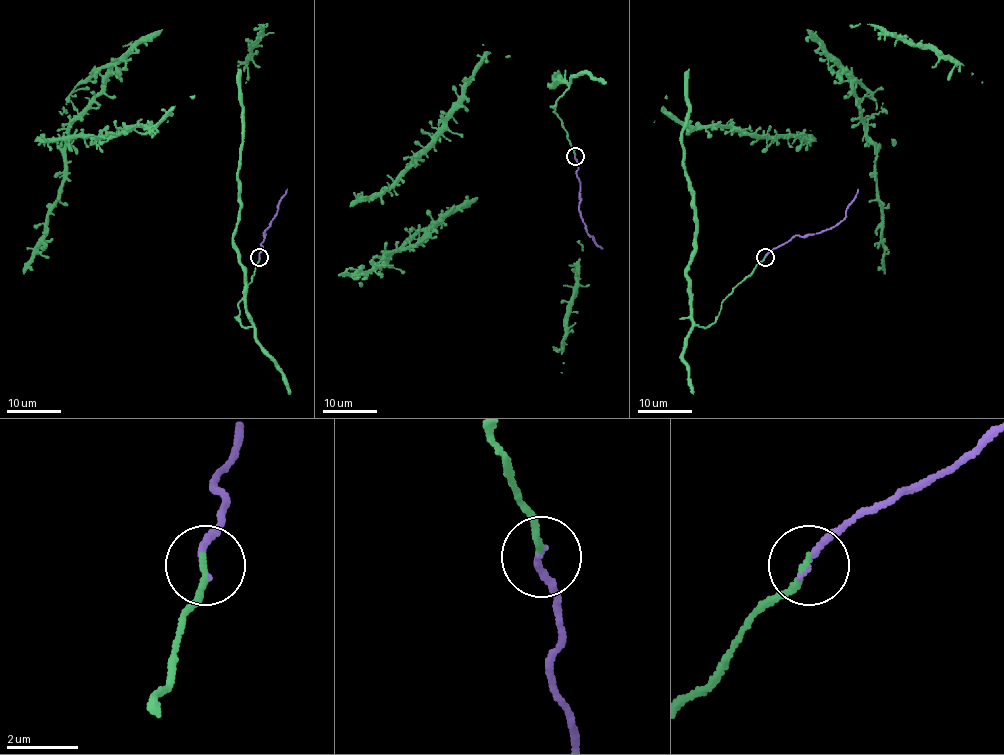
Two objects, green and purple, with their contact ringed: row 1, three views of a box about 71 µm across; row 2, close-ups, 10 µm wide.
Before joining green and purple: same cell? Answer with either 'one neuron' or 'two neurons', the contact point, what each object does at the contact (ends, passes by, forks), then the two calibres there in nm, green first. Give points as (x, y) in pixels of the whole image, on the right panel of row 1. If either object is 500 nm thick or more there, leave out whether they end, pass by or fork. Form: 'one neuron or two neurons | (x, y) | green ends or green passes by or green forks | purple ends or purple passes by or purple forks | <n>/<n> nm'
one neuron | (765, 257) | green ends | purple ends | 180/170 nm

